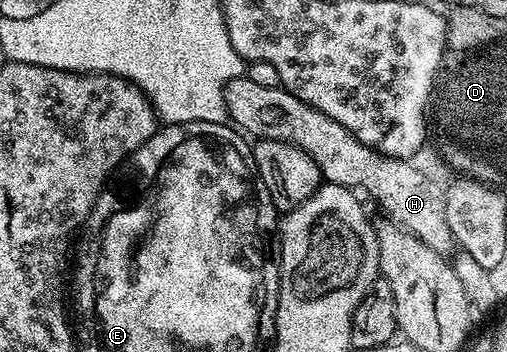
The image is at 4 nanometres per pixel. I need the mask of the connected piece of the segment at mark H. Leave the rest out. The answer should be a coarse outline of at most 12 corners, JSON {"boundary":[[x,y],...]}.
{"boundary":[[248,75],[225,105],[250,138],[362,185],[398,229],[454,252],[445,189],[284,87]]}

